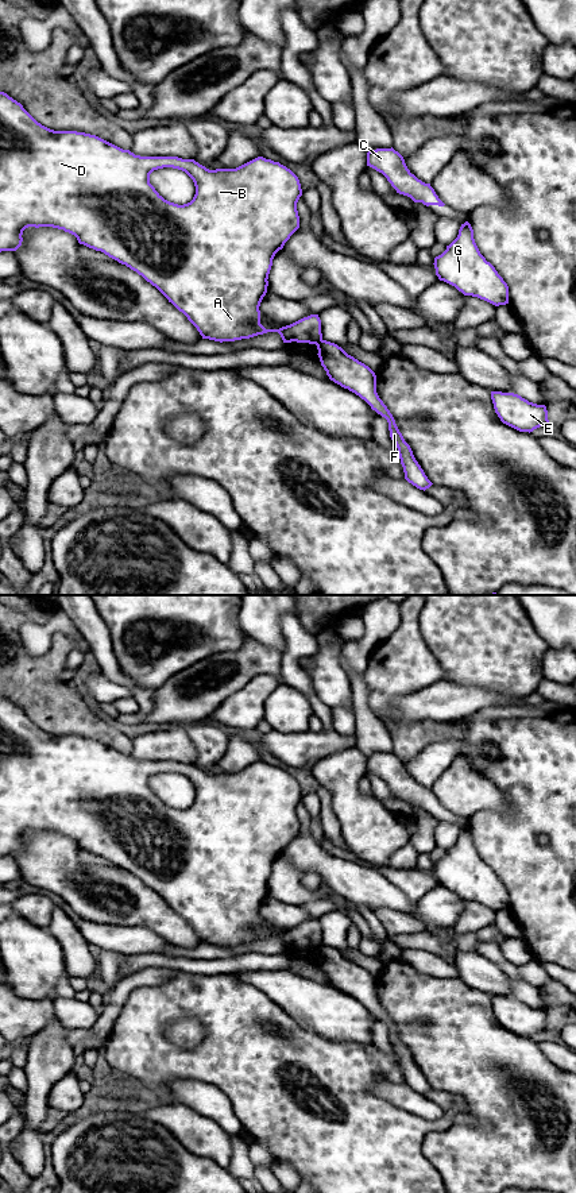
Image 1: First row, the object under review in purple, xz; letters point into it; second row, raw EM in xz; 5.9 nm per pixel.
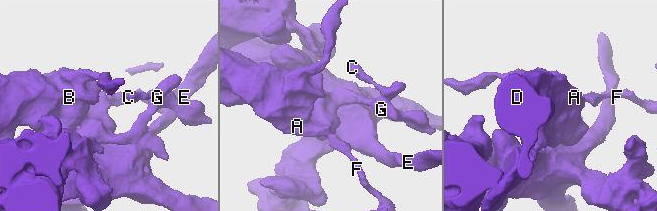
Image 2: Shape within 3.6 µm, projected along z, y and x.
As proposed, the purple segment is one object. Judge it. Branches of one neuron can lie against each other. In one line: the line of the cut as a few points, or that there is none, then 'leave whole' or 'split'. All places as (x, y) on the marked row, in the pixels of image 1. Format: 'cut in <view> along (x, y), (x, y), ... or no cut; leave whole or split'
cut in xz along (321, 339), (316, 344); split

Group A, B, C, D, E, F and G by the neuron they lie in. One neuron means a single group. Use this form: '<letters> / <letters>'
A B C D E G / F

